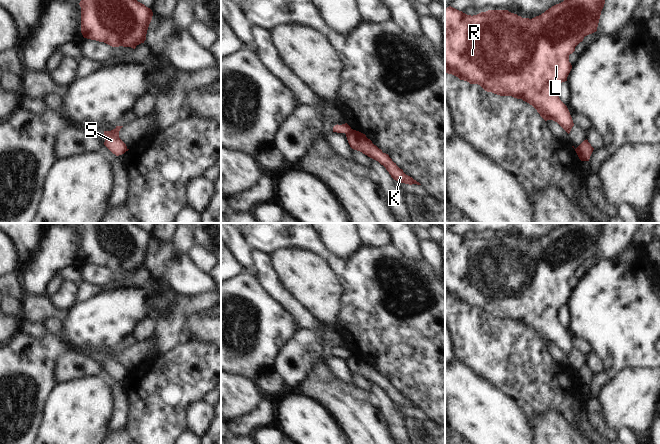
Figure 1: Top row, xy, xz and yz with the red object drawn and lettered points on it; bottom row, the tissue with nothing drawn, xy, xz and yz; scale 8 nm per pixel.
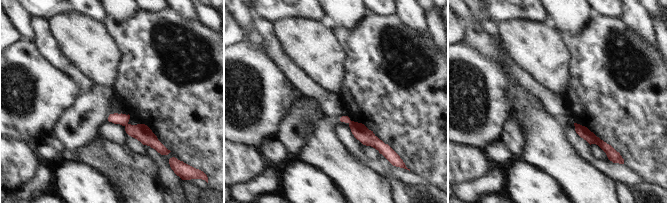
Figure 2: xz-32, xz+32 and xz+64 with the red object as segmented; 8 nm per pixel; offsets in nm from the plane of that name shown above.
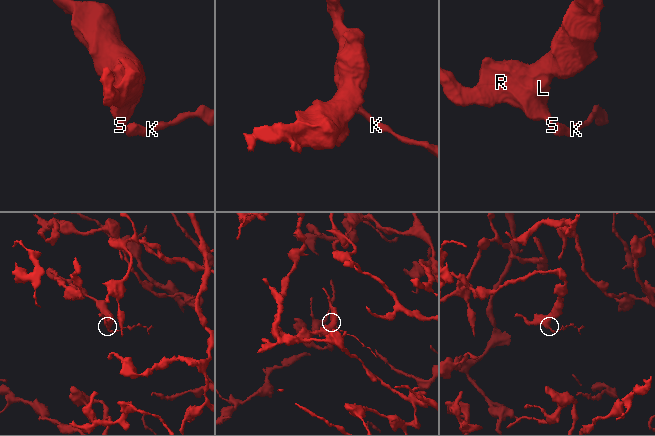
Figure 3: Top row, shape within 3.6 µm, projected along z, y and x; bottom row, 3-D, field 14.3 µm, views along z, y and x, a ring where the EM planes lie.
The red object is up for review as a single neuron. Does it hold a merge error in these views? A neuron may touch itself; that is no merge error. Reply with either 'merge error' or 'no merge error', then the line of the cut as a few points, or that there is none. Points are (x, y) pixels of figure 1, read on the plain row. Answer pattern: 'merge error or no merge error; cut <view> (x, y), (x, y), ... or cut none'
merge error; cut xz (351, 353), (345, 357)

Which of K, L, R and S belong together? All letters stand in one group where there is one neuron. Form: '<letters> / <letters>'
K / L R S

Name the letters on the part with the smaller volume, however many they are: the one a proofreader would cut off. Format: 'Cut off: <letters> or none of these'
Cut off: K

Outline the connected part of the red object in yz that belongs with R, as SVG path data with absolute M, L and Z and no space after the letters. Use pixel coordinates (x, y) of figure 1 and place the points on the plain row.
M566 223L532 243L522 242L508 234L488 234L471 240L449 230L445 232L445 297L452 298L470 308L478 308L487 316L492 316L500 320L512 320L517 323L522 323L532 329L545 345L553 344L557 346L569 358L574 347L567 330L558 320L558 312L562 306L567 305L567 301L572 293L572 289L569 286L569 279L575 275L575 271L583 265L585 260L597 255L605 224L606 223Z

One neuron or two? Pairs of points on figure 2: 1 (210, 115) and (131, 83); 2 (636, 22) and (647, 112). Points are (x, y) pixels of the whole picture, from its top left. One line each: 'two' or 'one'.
1: one
2: two

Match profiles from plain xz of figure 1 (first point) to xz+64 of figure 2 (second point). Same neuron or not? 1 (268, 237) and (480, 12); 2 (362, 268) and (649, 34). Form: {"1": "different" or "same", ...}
{"1": "different", "2": "different"}

